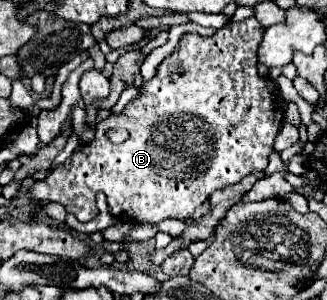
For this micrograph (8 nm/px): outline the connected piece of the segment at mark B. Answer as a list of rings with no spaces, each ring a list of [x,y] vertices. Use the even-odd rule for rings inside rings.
[[[255,16],[241,22],[231,22],[219,28],[213,36],[183,34],[175,52],[167,56],[153,80],[143,82],[141,98],[129,102],[121,114],[113,114],[97,124],[95,138],[85,146],[79,146],[73,156],[55,168],[45,180],[37,182],[29,196],[33,200],[61,202],[67,212],[75,214],[81,222],[93,220],[99,210],[95,204],[97,192],[107,196],[109,212],[115,218],[137,222],[161,222],[165,218],[189,218],[211,192],[237,184],[253,170],[265,170],[269,154],[273,152],[273,140],[283,126],[285,100],[281,98],[273,80],[257,74],[257,46],[263,38],[263,26]],[[125,128],[129,138],[123,144],[113,144],[107,138],[107,130]]]

